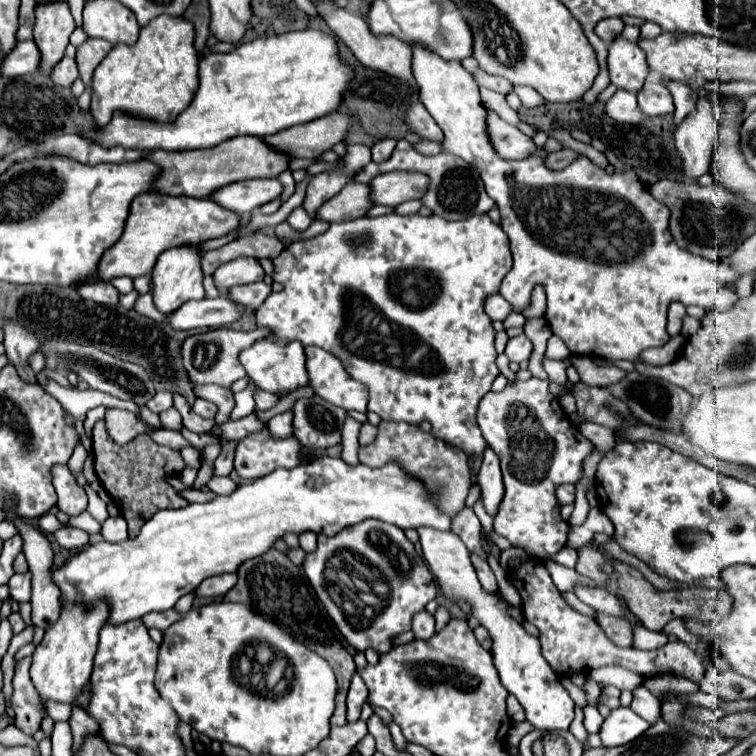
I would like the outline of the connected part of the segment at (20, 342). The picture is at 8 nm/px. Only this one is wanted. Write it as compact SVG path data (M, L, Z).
M3 319L1 327L3 327L3 335L5 335L3 337L3 347L5 347L5 353L7 353L9 361L19 371L19 377L23 377L29 383L35 383L37 381L35 373L27 365L29 355L35 353L37 347L39 347L39 341L37 341L35 333L27 331L19 323L11 323L11 319Z

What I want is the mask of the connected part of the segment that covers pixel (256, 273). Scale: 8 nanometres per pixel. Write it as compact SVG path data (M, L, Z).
M253 257L235 259L231 263L225 263L223 267L219 267L219 271L213 273L215 287L223 295L227 295L229 289L235 285L247 285L247 283L255 283L261 279L263 279L263 269Z

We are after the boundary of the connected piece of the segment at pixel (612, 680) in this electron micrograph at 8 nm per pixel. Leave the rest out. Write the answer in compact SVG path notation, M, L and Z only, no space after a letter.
M609 665L609 667L601 667L601 669L591 669L587 673L587 677L597 681L599 685L615 685L617 689L629 689L629 691L639 687L641 681L643 681L643 677L639 677L631 669L617 667L617 665Z

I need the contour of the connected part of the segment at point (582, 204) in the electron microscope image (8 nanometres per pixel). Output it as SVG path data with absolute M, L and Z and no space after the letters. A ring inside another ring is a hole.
M411 47L413 51L413 63L411 63L411 69L413 69L413 77L417 81L417 85L421 87L421 101L425 105L425 109L429 111L429 115L435 119L435 123L441 127L443 131L443 149L451 155L457 155L461 157L465 163L469 163L471 167L477 169L479 177L483 179L485 183L485 191L491 199L495 199L499 211L501 211L501 227L503 231L507 233L509 237L509 249L511 249L511 255L513 255L513 269L505 275L503 283L501 283L501 295L513 305L513 309L517 313L523 311L523 307L527 307L529 303L529 297L531 297L531 291L535 285L543 285L545 287L545 295L547 295L547 311L545 311L545 319L553 331L553 335L561 337L565 341L565 345L569 347L569 351L573 355L589 355L589 357L601 357L601 359L607 359L607 361L617 361L617 359L627 359L627 361L635 361L641 351L649 349L649 347L661 347L669 341L669 335L667 335L667 307L671 301L681 301L683 305L699 305L699 307L711 307L711 309L731 309L733 303L737 301L737 293L735 293L735 281L737 281L737 273L725 265L723 261L709 261L709 259L703 259L699 255L691 255L689 251L681 251L677 247L677 243L671 239L671 233L669 233L669 209L659 203L657 199L651 197L651 193L647 191L647 187L639 181L639 177L635 175L633 169L629 171L623 171L623 173L605 173L603 169L599 169L597 165L593 165L585 155L581 155L577 161L573 161L571 165L567 165L563 171L551 171L543 165L543 157L527 157L525 161L509 161L509 159L503 159L499 157L497 153L493 153L493 147L491 147L491 139L487 135L487 109L485 105L481 103L481 97L479 97L479 87L473 79L473 75L469 71L463 69L463 65L459 61L445 61L445 59L439 59L439 55L435 55L433 51L427 51L427 47Z

